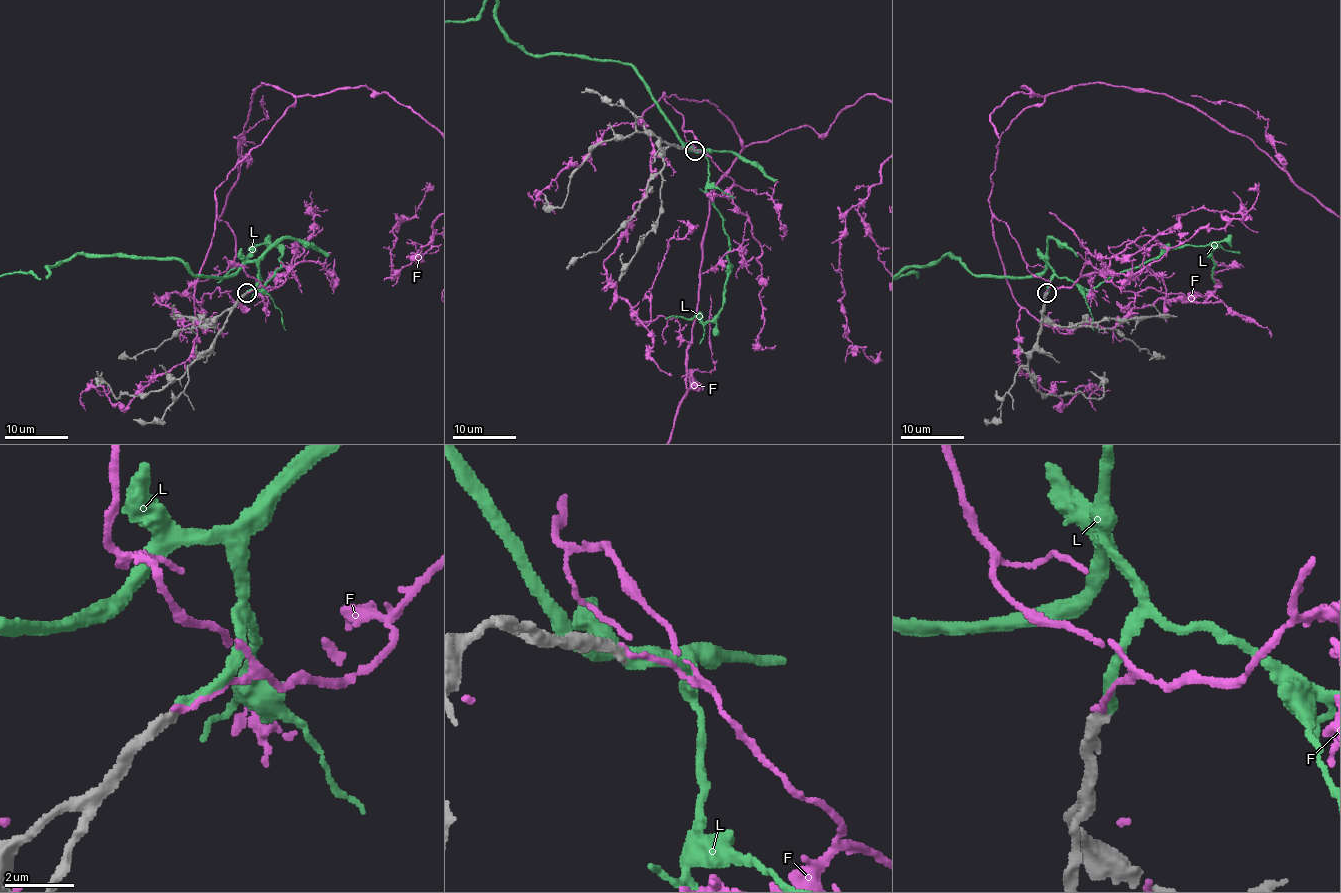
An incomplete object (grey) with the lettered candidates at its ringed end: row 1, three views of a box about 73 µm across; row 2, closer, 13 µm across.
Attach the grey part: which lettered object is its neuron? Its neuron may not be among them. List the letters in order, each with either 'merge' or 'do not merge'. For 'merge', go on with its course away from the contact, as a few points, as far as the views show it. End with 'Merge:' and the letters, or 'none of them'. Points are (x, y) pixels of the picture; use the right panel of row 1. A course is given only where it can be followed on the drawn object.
F: do not merge
L: merge
Merge: L

